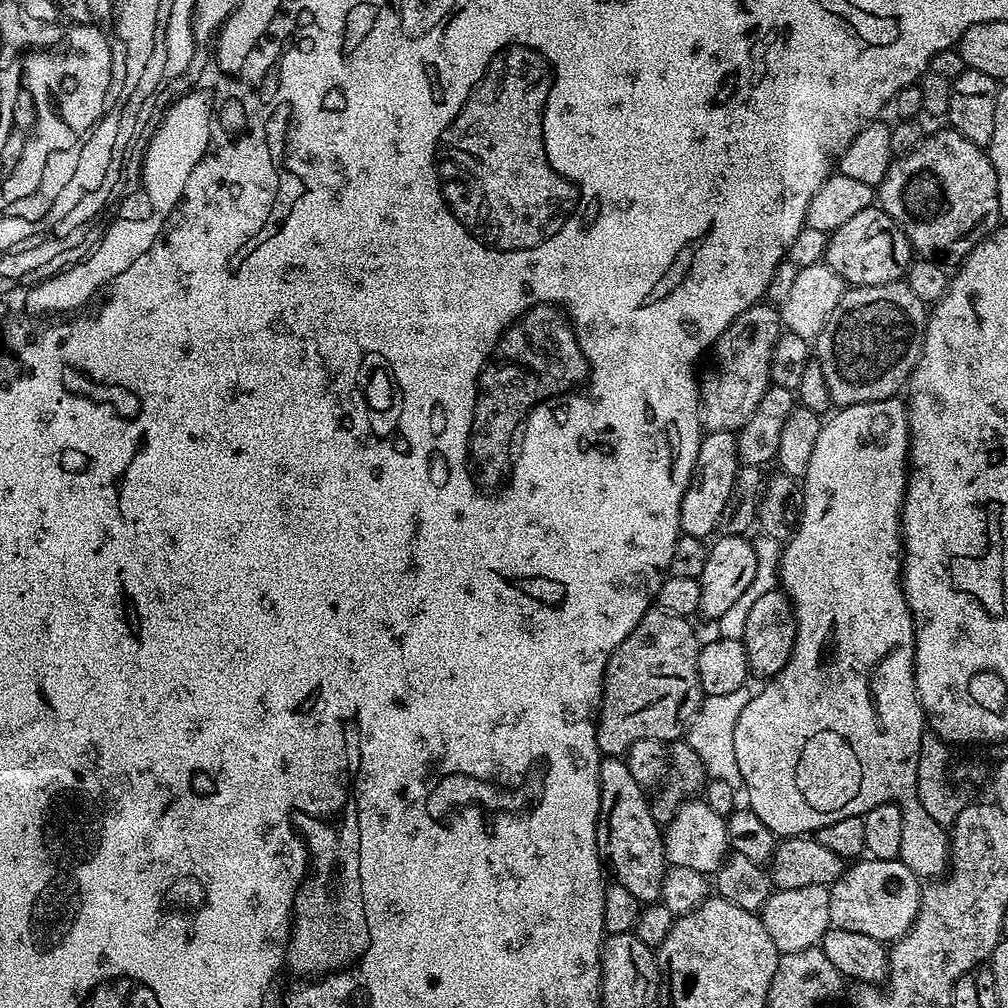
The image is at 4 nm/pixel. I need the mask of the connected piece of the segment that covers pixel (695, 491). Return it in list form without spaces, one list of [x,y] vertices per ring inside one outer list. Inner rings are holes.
[[[708,432],[701,439],[696,469],[692,472],[692,481],[688,483],[680,507],[680,530],[683,535],[708,538],[721,527],[741,467],[736,432]]]

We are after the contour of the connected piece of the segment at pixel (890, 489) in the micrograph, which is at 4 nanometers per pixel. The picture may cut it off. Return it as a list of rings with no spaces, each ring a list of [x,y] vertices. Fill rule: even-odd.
[[[900,398],[879,400],[878,402],[862,402],[849,404],[833,411],[820,425],[818,442],[814,442],[814,450],[810,450],[810,462],[802,477],[804,503],[800,505],[800,518],[795,525],[790,539],[783,545],[778,565],[778,584],[792,604],[792,613],[796,615],[796,637],[794,650],[782,666],[777,676],[771,677],[768,684],[738,714],[738,722],[734,726],[734,754],[738,758],[738,770],[742,770],[744,779],[743,791],[748,791],[747,807],[769,828],[778,838],[790,836],[807,836],[819,834],[823,828],[834,822],[842,822],[842,818],[863,816],[874,810],[874,806],[882,806],[900,802],[902,822],[902,846],[899,859],[910,866],[913,874],[921,878],[940,878],[945,875],[950,864],[950,836],[945,825],[940,824],[920,805],[915,795],[909,794],[916,786],[918,770],[918,750],[922,738],[926,735],[926,713],[916,693],[916,667],[914,666],[914,650],[916,649],[916,628],[912,625],[912,615],[908,602],[904,597],[902,583],[902,531],[901,509],[904,507],[904,491],[908,485],[908,409],[905,401]]]

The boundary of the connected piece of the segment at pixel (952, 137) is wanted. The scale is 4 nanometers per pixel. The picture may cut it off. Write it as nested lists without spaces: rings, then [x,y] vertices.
[[[954,130],[947,131],[936,132],[929,140],[921,139],[915,151],[897,155],[893,159],[884,180],[878,185],[878,204],[902,229],[913,249],[923,259],[960,262],[972,253],[972,248],[984,237],[995,232],[1001,223],[998,178],[987,151],[981,145],[970,142]]]

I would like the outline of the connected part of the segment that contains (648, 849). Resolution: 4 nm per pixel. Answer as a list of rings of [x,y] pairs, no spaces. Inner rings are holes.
[[[621,757],[601,759],[600,818],[596,821],[598,854],[615,883],[626,886],[636,900],[656,902],[660,900],[660,881],[666,871],[664,834],[661,825],[652,817],[652,804],[644,794],[645,789],[634,780]]]

